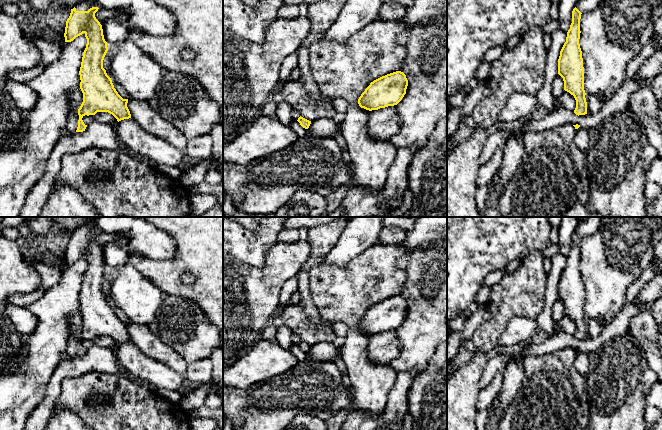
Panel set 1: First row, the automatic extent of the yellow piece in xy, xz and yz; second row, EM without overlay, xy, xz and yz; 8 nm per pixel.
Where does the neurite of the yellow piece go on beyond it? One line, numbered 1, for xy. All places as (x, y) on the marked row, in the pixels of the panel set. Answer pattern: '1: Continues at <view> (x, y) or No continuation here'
1: Continues at xy (85, 5)

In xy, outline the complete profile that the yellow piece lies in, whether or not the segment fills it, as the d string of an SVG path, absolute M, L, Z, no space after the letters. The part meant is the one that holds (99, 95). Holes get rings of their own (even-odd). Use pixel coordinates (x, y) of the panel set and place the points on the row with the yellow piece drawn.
M83 0L71 9L66 21L65 42L71 42L83 33L87 39L79 71L83 102L78 109L79 120L76 132L85 131L87 125L82 120L85 115L108 112L118 122L131 118L127 107L128 99L123 99L118 94L103 68L108 47L102 25L95 17L98 9L94 0Z

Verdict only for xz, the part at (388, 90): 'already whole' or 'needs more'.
already whole

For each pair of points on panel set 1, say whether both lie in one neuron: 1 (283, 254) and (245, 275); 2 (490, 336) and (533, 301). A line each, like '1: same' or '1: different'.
1: same
2: same

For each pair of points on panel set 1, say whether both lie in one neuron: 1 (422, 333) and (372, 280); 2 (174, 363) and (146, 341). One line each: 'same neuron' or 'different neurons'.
1: different neurons
2: same neuron

